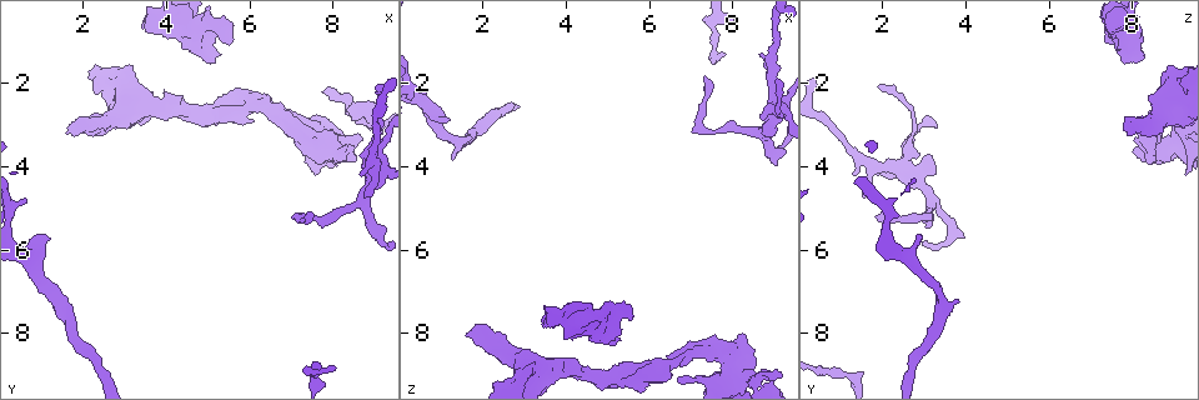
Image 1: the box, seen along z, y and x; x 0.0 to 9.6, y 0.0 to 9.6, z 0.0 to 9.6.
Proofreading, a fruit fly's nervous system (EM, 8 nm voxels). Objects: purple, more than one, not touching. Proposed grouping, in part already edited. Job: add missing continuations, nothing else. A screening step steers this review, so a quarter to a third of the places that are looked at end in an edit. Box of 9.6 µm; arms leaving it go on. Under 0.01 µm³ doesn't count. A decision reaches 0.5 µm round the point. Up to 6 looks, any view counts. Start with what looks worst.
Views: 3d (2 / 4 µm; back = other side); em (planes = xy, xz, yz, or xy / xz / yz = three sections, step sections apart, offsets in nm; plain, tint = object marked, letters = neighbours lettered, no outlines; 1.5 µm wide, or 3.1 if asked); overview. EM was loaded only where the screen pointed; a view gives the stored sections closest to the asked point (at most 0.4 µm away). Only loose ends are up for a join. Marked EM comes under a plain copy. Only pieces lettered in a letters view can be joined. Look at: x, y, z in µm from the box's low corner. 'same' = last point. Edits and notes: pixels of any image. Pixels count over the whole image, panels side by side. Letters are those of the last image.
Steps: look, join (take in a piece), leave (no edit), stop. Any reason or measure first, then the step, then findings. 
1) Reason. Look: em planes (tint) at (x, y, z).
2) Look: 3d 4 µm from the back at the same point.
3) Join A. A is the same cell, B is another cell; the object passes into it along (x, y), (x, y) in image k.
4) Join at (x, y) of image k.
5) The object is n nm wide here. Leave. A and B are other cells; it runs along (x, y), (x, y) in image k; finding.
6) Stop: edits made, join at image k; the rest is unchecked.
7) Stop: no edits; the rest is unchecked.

Branch stops here. Look: 3d 2 µm at (1.20, 5.75, 2.95).

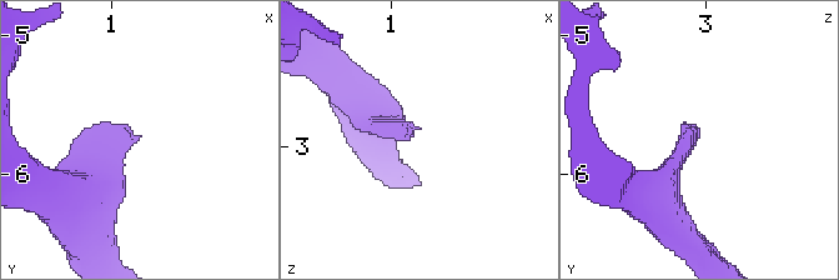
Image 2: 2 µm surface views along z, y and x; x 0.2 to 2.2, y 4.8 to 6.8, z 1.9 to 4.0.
Shape alone is not enough. Look: em planes (tint) at (1.16, 5.72, 2.90).

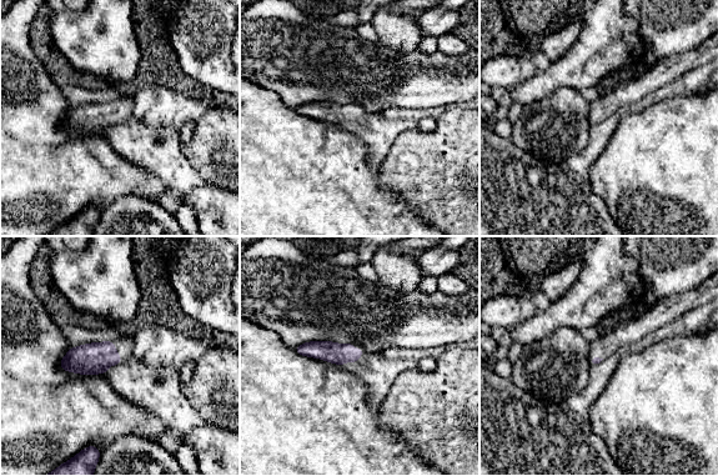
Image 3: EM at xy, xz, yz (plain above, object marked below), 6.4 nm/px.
What lies round it. Look: em planes (letters) at the same point.

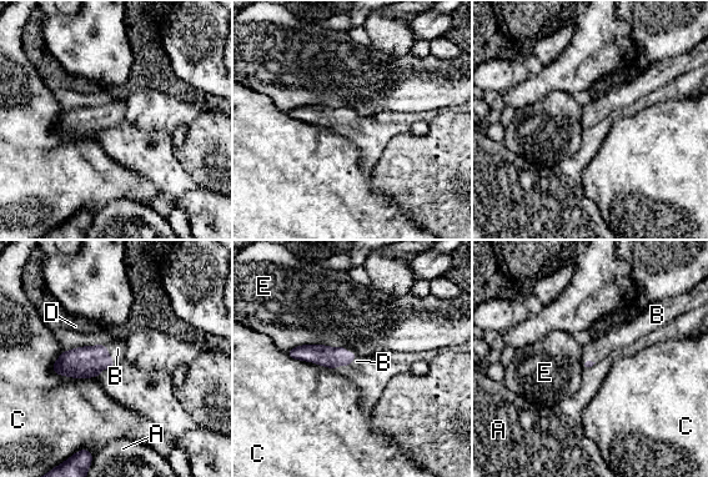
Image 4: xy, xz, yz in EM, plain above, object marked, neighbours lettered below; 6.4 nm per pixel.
Join B. B is the same cell, A, C, D and E are other cells; the object passes into it along (89, 361), (110, 355), (118, 349) in image 4; the cell continues.

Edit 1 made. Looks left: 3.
Look: overview.

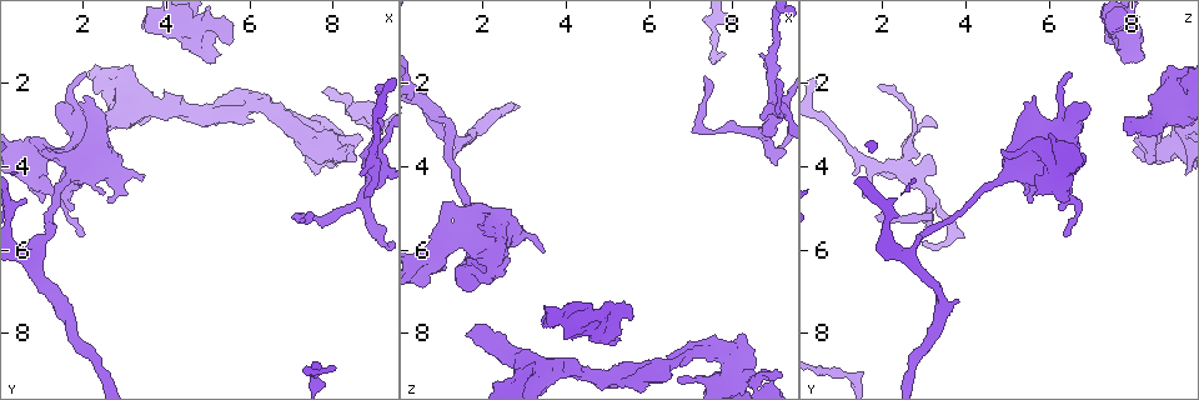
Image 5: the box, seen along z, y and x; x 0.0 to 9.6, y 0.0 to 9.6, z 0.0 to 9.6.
An open end. Look: em planes (letters) at (3.05, 1.55, 8.95).

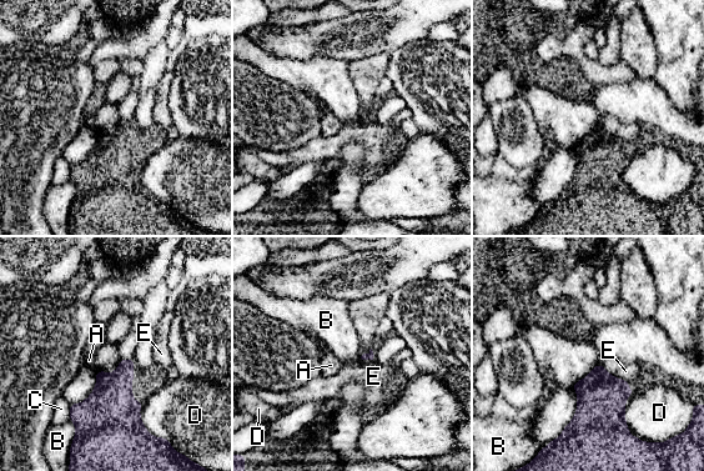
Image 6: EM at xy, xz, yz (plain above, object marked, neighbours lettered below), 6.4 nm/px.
Leave. A, B, C, D and E are other cells; no lettered piece goes on from it.

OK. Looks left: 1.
An open end. Look: em planes (letters) at (9.00, 2.45, 8.95).

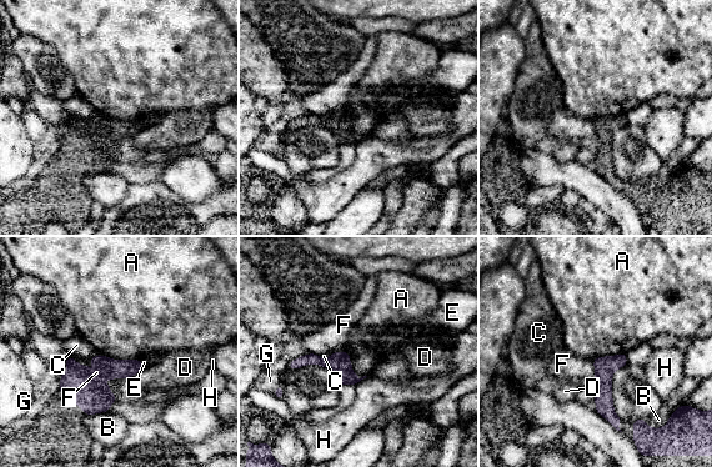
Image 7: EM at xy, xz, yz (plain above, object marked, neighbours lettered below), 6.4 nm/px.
The longest contact is with A, 280 nm. Leave. A, B, C, D, E, F, G and H are other cells; it runs along (622, 356), (605, 373), (616, 422) in image 7; none of them fits.

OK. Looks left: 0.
Stop: edits made, join at image 4; the rest is unchecked.

